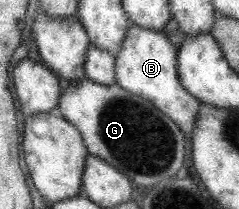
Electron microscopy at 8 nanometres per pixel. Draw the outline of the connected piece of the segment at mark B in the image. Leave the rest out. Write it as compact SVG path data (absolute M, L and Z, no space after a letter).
M131 24L124 37L123 48L115 55L115 84L123 87L129 94L149 100L163 111L176 126L190 137L196 126L196 117L200 112L200 101L184 90L179 79L179 68L176 68L176 48L162 36L161 31L144 29Z

